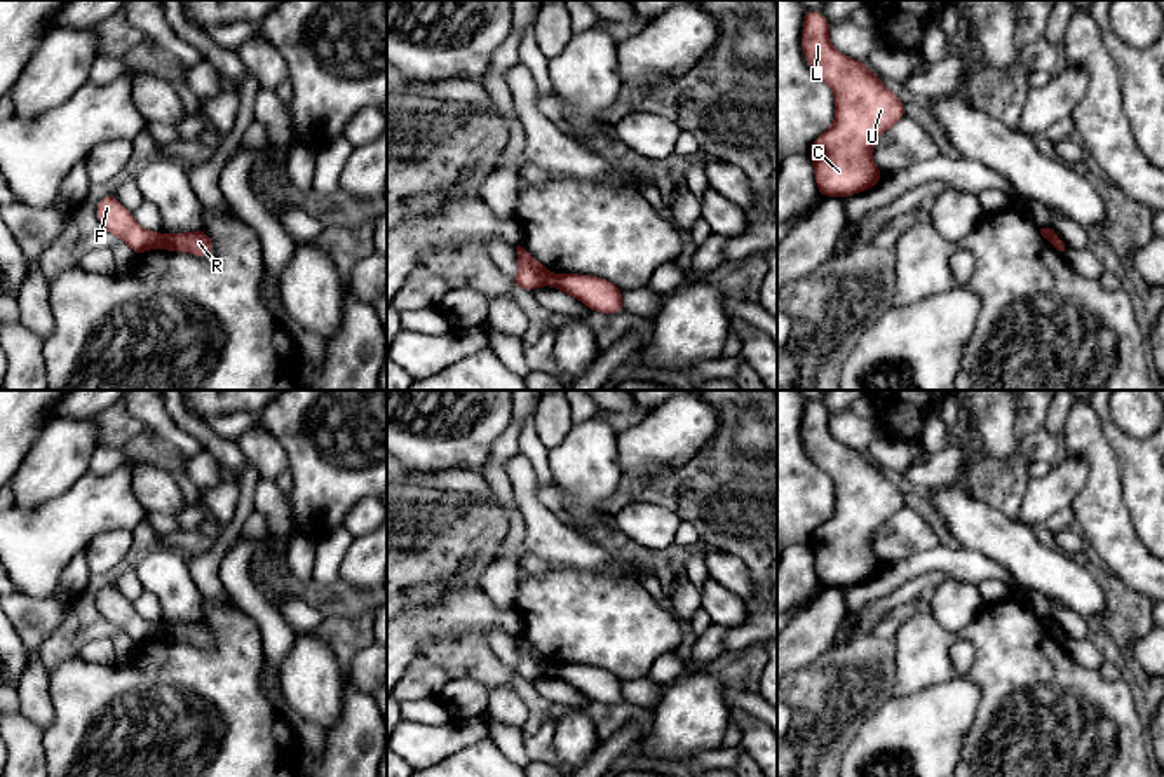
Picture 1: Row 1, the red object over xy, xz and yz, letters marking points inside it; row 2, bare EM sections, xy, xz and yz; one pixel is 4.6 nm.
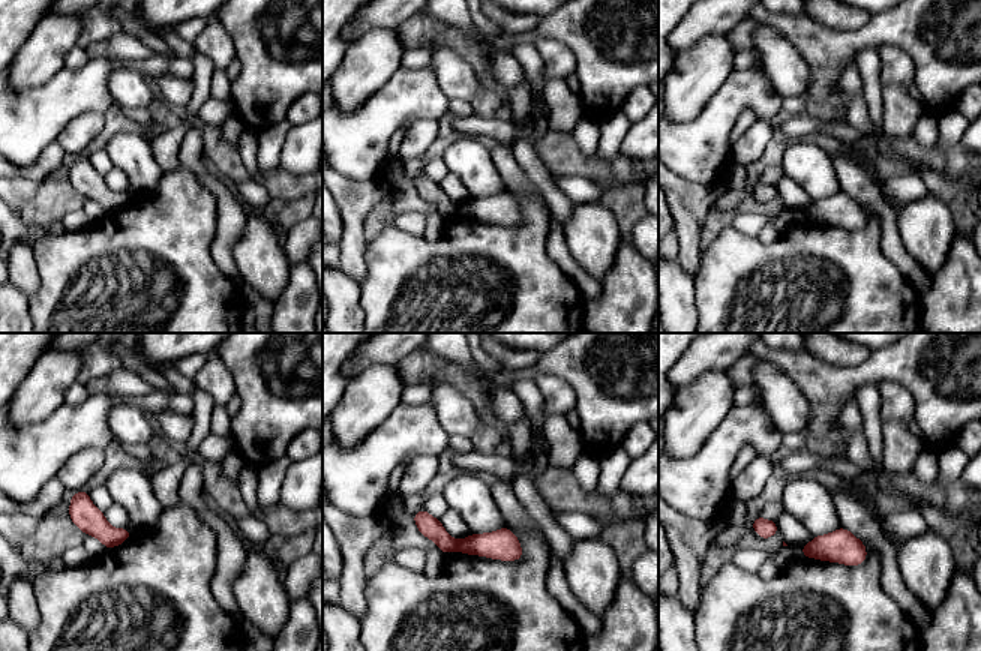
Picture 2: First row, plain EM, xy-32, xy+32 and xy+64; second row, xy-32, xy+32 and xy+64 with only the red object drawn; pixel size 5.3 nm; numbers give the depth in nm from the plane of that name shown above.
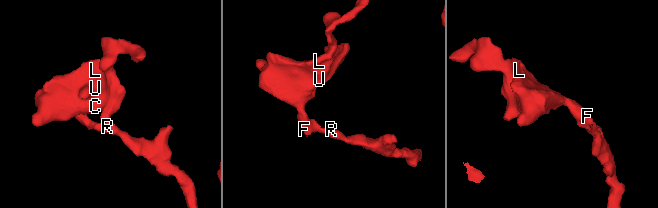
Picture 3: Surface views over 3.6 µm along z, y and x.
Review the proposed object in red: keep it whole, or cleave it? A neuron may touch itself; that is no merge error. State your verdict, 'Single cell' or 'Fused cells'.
Fused cells

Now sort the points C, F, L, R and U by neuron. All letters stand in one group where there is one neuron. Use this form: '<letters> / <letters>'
C F L U / R

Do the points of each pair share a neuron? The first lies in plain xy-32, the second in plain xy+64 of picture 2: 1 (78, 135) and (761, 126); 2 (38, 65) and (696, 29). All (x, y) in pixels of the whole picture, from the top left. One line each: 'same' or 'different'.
1: same
2: different

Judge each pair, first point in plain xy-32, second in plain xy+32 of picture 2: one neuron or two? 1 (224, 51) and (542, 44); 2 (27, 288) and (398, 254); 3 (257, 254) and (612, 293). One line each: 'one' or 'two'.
1: one
2: two
3: two

